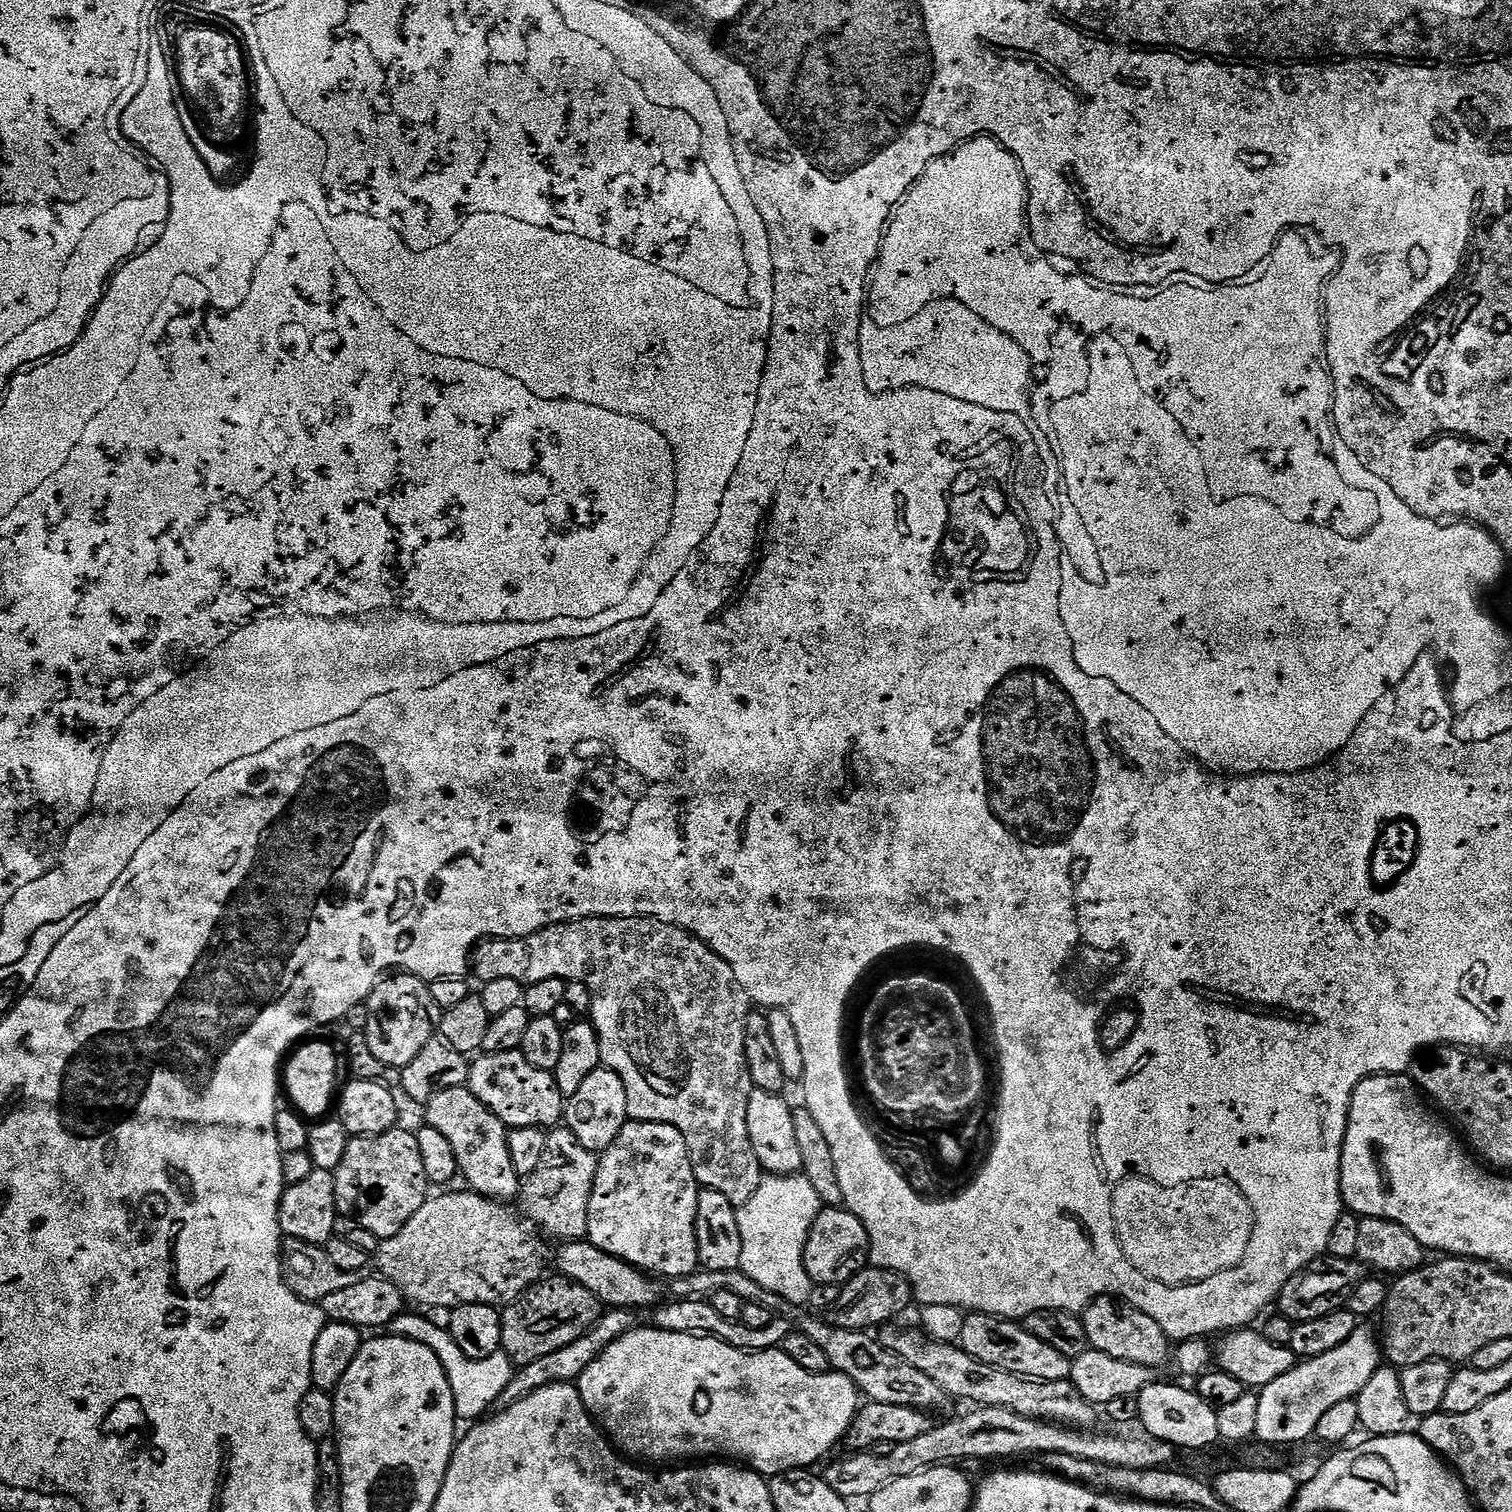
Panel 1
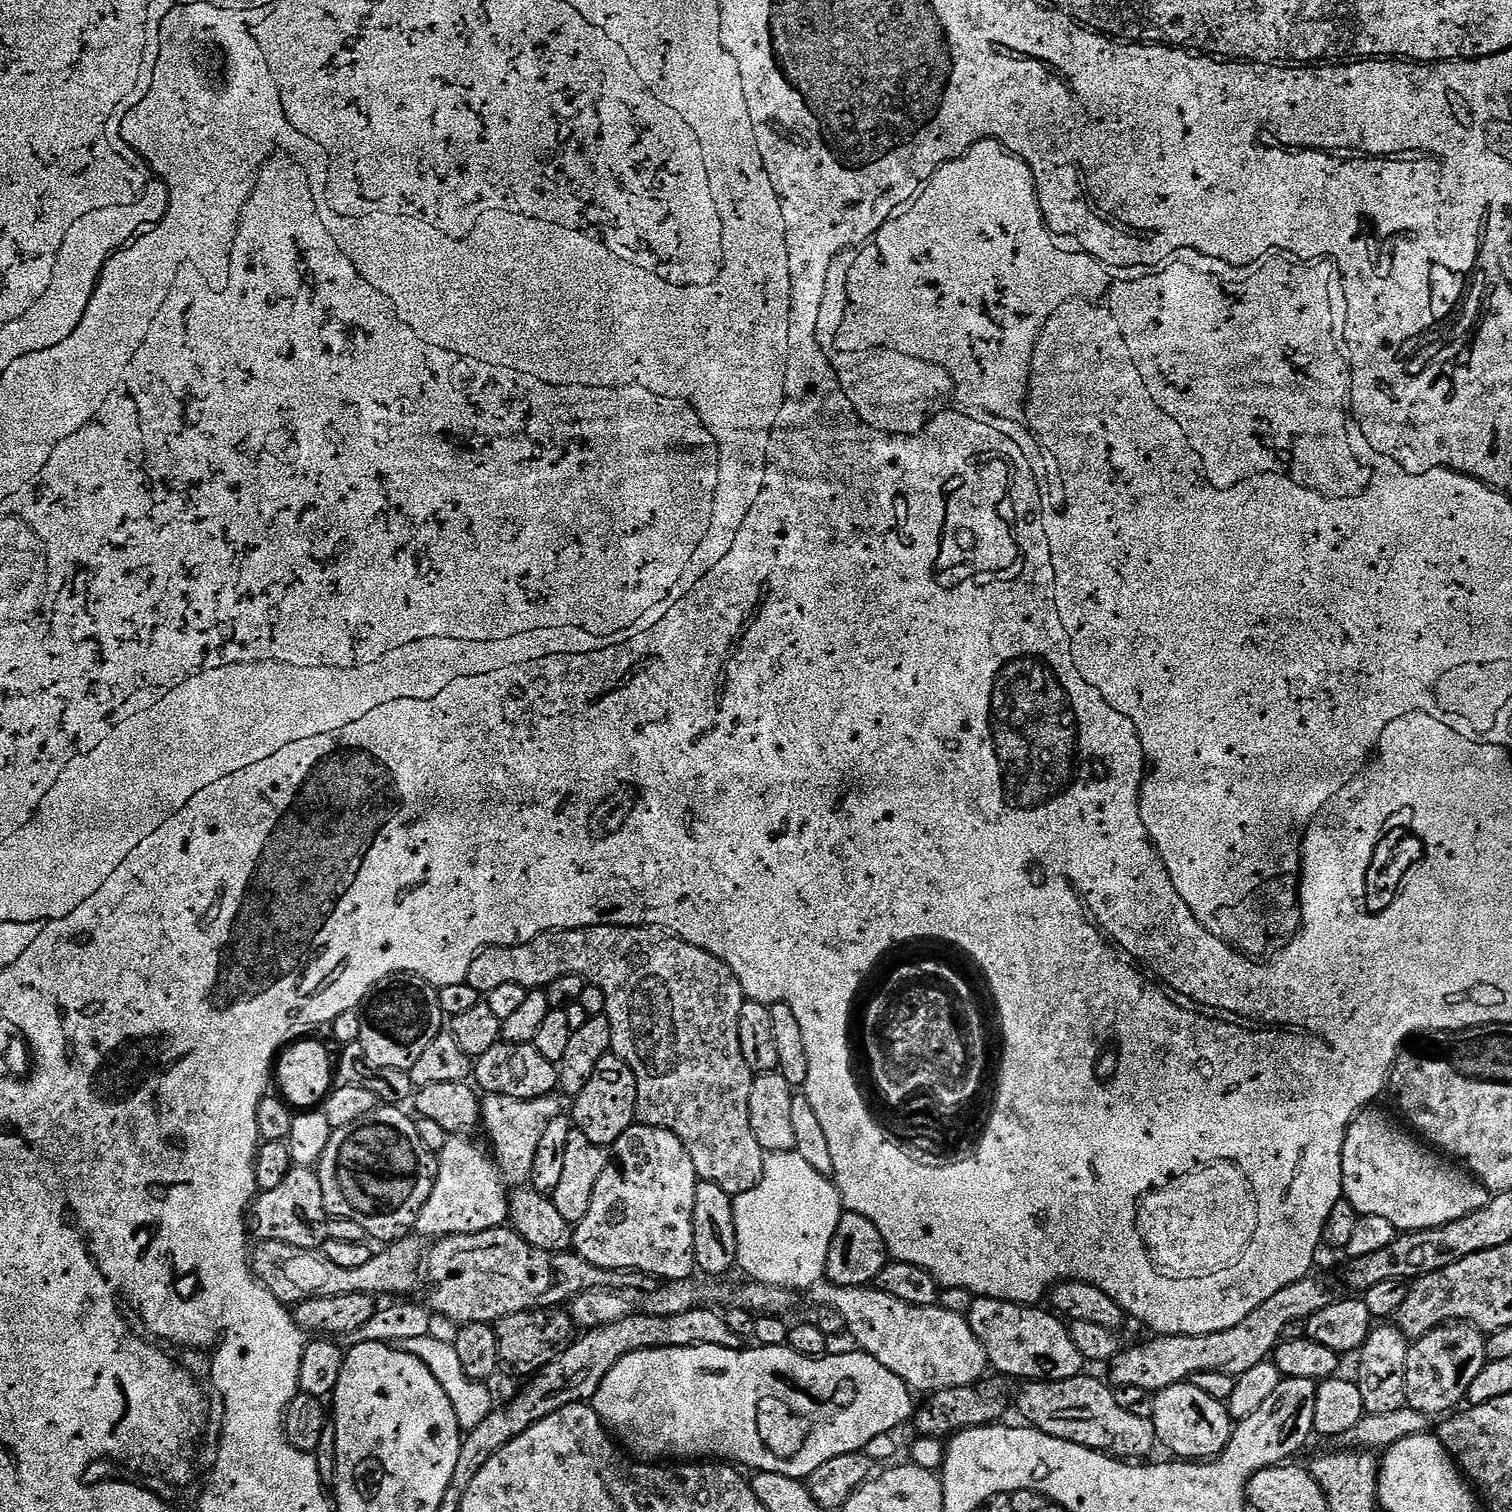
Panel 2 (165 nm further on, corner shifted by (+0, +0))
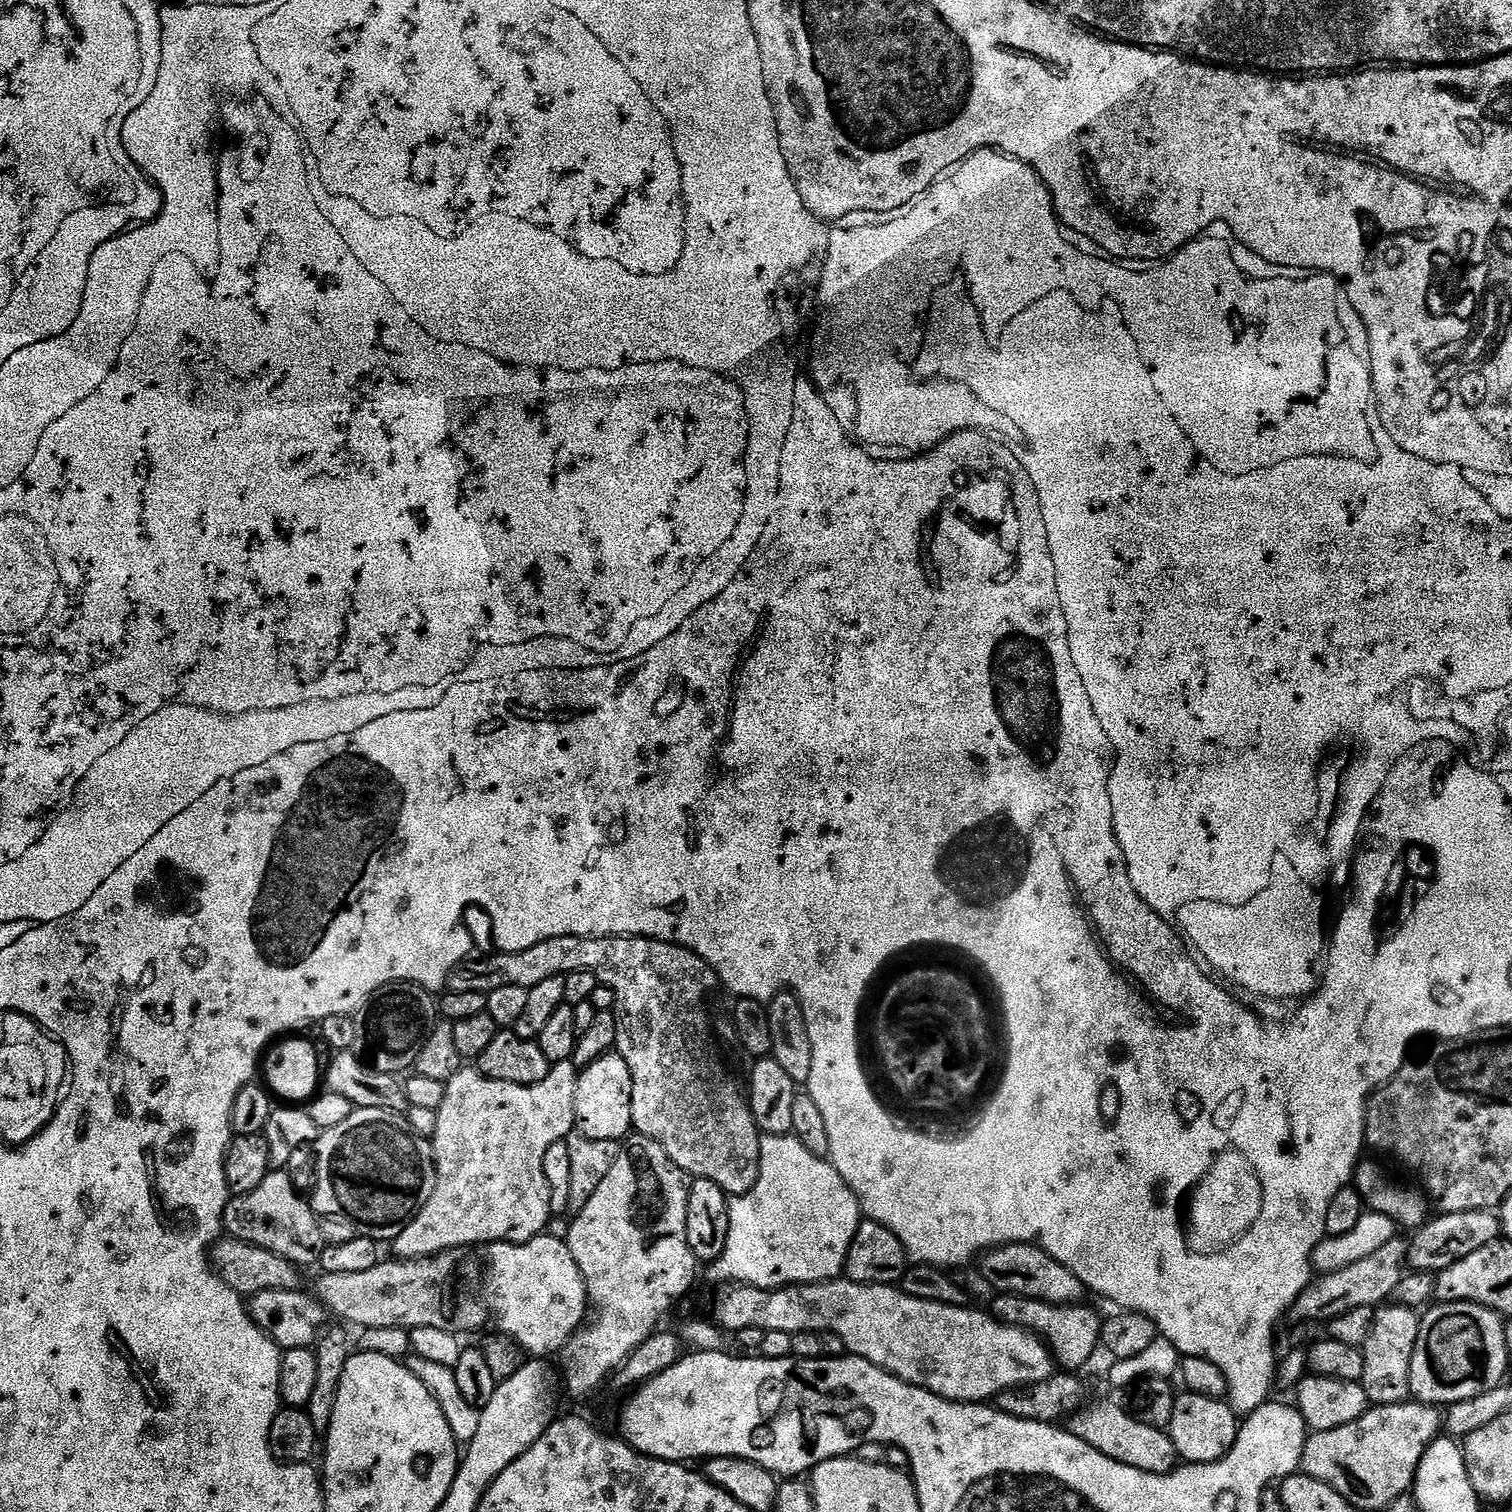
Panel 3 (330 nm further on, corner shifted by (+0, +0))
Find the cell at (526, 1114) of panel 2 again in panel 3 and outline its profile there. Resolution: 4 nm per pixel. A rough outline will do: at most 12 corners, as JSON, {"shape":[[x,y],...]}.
{"shape":[[578,1069],[446,1081],[401,1260],[541,1235]]}

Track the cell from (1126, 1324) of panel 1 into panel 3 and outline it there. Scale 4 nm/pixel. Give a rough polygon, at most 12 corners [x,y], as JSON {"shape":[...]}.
{"shape":[[1037,1244],[983,1253],[1000,1294],[1078,1304],[1082,1281]]}

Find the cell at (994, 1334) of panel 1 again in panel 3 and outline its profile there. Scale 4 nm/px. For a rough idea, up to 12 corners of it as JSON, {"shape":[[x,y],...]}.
{"shape":[[1000,1294],[1002,1324],[1040,1337],[1061,1369],[1079,1373],[1101,1347],[1087,1303]]}

